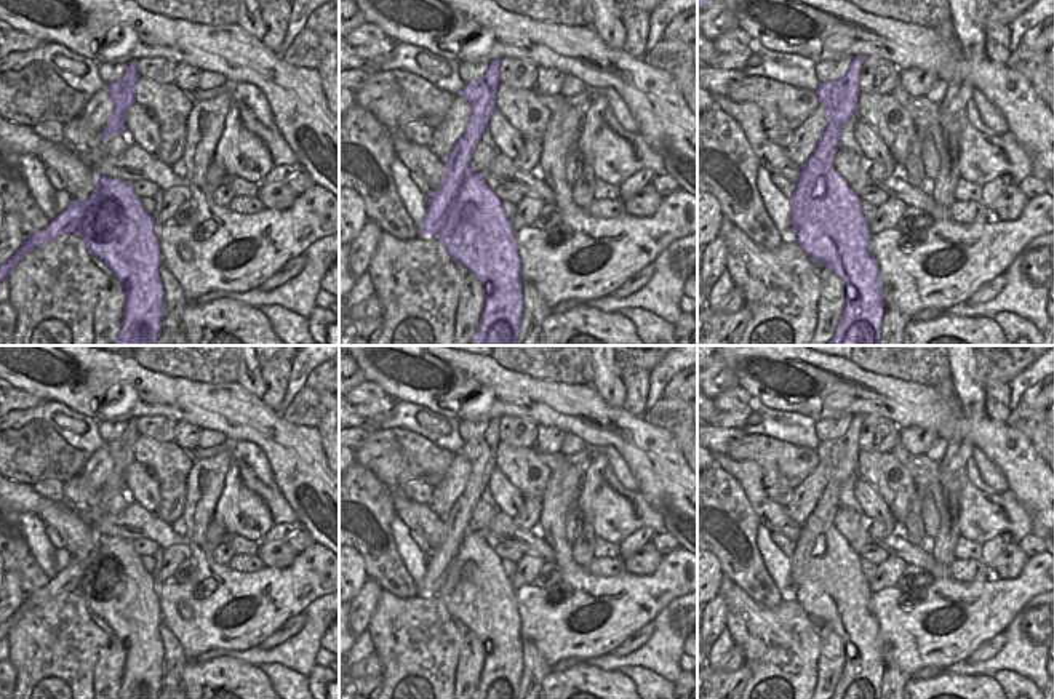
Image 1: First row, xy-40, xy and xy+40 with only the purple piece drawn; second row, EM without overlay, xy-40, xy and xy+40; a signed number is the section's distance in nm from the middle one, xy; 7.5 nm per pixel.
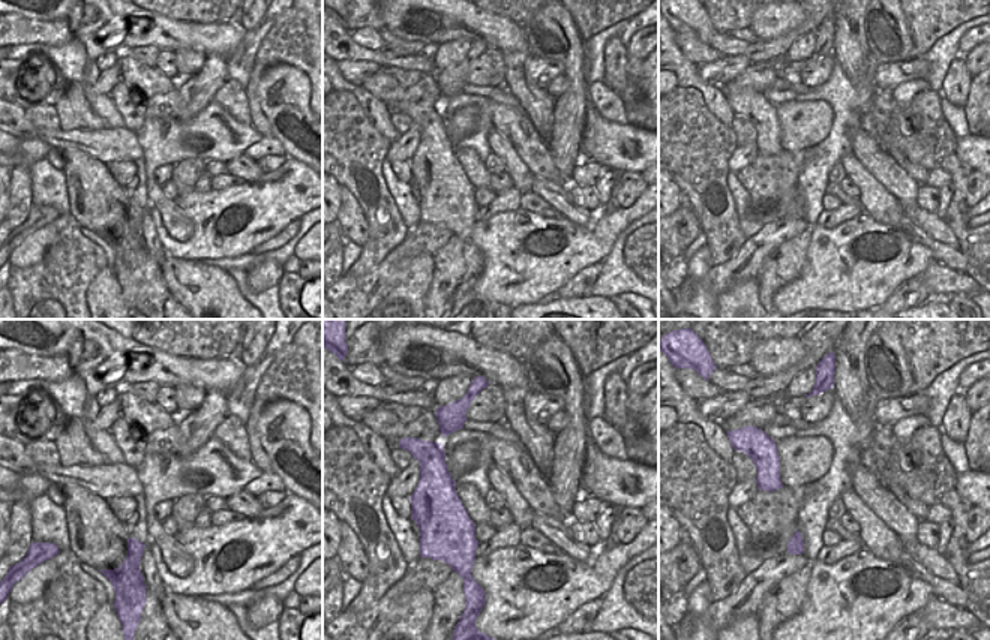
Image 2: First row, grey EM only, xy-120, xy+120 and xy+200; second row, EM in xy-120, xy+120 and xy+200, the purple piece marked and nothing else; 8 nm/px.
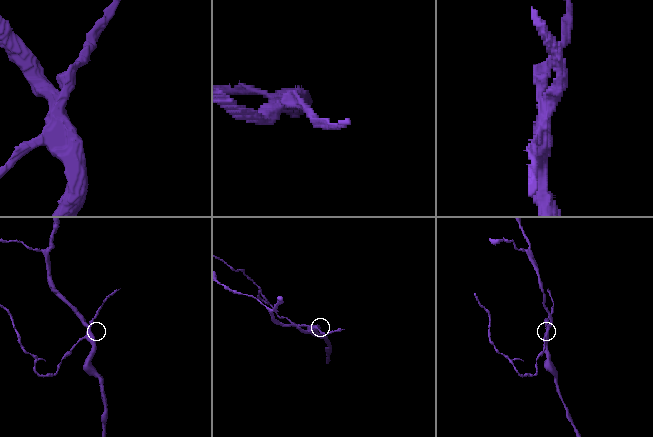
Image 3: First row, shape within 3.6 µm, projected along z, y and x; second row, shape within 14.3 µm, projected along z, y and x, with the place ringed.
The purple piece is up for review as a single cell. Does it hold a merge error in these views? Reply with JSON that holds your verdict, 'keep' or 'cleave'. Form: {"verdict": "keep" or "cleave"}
{"verdict": "cleave"}

